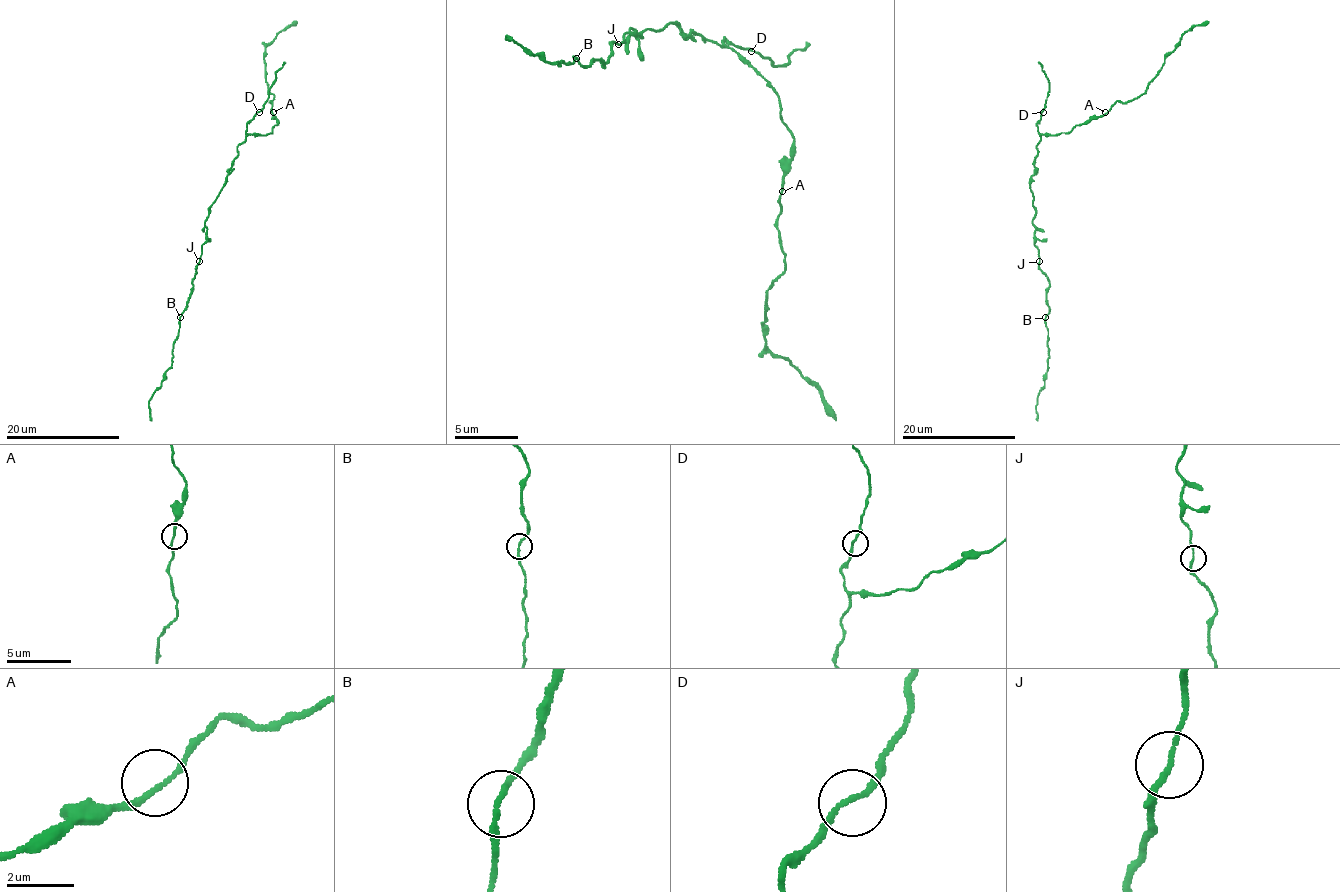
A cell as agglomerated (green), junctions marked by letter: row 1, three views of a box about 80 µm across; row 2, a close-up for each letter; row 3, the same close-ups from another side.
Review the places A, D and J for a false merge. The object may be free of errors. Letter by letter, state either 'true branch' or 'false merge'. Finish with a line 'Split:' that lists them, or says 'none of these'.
A: true branch
D: true branch
J: true branch
Split: none of these

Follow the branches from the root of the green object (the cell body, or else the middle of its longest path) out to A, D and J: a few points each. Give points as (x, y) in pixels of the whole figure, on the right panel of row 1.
A: (1034, 172), (1034, 158), (1041, 135), (1070, 132), (1077, 125), (1097, 119), (1105, 112)
D: (1034, 172), (1034, 158), (1040, 141), (1037, 122), (1043, 112)
J: (1034, 172), (1030, 188), (1035, 209), (1034, 245), (1040, 262)

